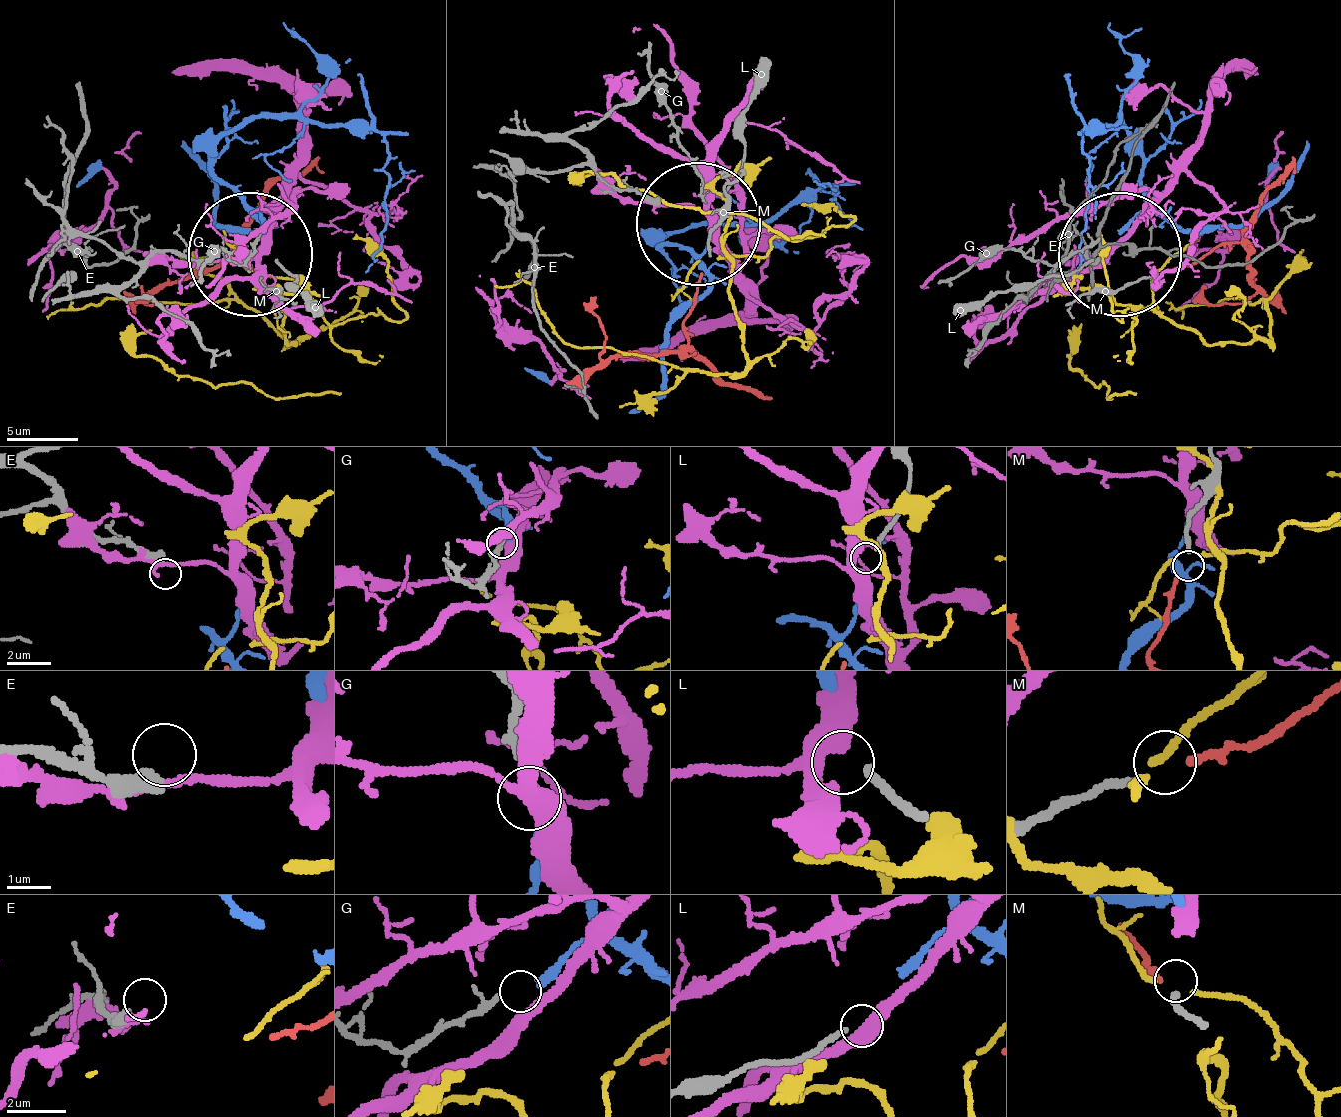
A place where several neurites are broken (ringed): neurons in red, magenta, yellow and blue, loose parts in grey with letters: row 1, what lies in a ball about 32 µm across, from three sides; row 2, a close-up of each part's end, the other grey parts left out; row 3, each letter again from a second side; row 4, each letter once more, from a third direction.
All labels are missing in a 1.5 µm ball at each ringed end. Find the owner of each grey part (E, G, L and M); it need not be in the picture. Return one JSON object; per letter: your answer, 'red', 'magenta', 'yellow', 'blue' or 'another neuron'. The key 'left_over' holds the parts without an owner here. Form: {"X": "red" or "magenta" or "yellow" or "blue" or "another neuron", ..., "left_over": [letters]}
{"E": "another neuron", "G": "blue", "L": "another neuron", "M": "red", "left_over": ["E", "L"]}

